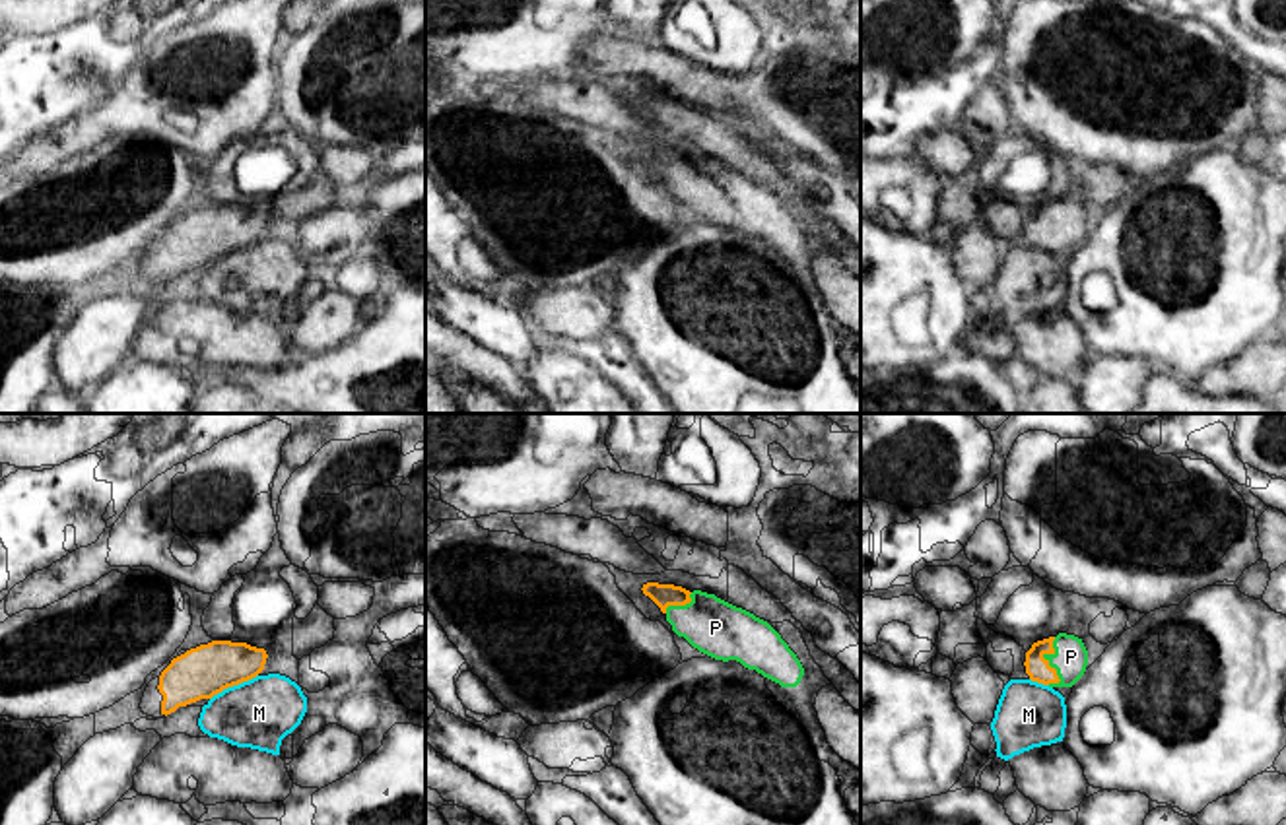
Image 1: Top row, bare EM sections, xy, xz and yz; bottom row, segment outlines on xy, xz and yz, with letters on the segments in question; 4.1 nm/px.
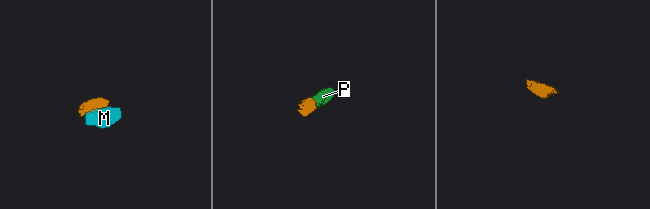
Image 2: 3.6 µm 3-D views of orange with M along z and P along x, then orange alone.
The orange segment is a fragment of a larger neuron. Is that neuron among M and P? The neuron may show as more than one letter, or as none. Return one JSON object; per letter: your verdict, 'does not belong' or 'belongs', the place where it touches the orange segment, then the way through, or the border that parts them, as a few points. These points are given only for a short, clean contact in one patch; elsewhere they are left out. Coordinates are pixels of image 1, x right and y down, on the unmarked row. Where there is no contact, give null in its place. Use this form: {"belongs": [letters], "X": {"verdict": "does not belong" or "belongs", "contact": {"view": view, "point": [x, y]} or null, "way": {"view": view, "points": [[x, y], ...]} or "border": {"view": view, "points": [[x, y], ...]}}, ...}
{"belongs": ["P"], "M": {"verdict": "does not belong", "contact": {"view": "xy", "point": [234, 249]}, "border": {"view": "xy", "points": [[257, 239], [224, 253], [210, 264]]}}, "P": {"verdict": "belongs", "contact": {"view": "yz", "point": [1048, 228]}, "way": {"view": "yz", "points": [[1038, 233], [1048, 228], [1071, 222]]}}}

